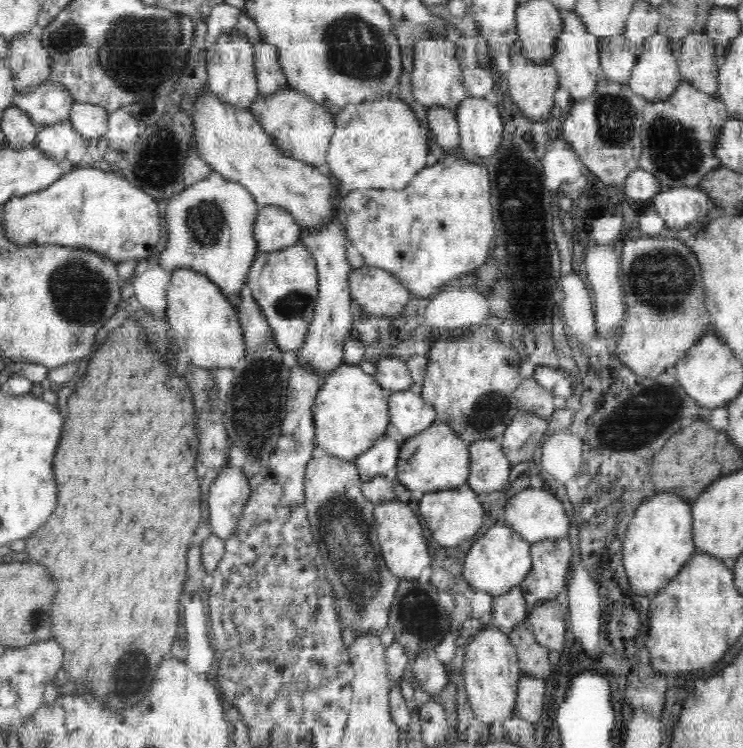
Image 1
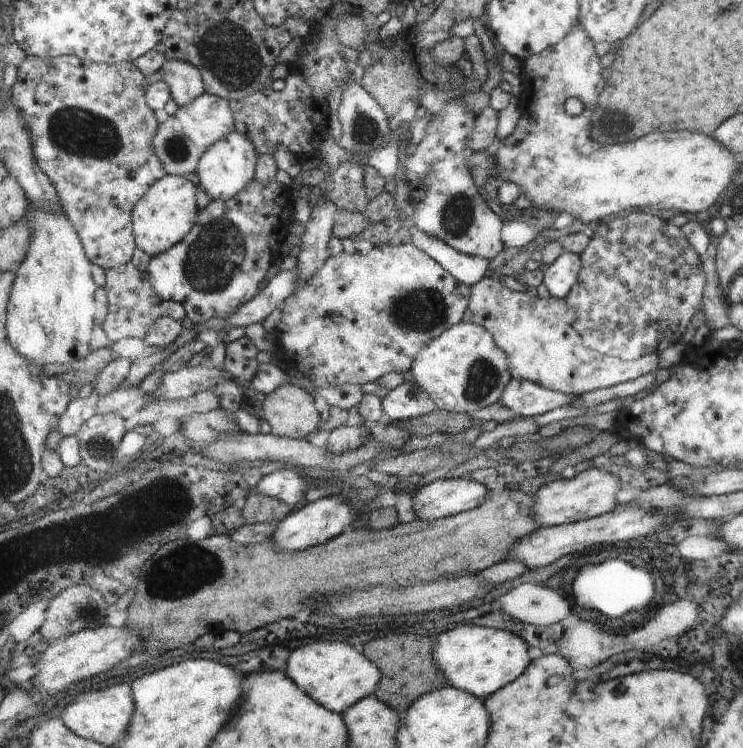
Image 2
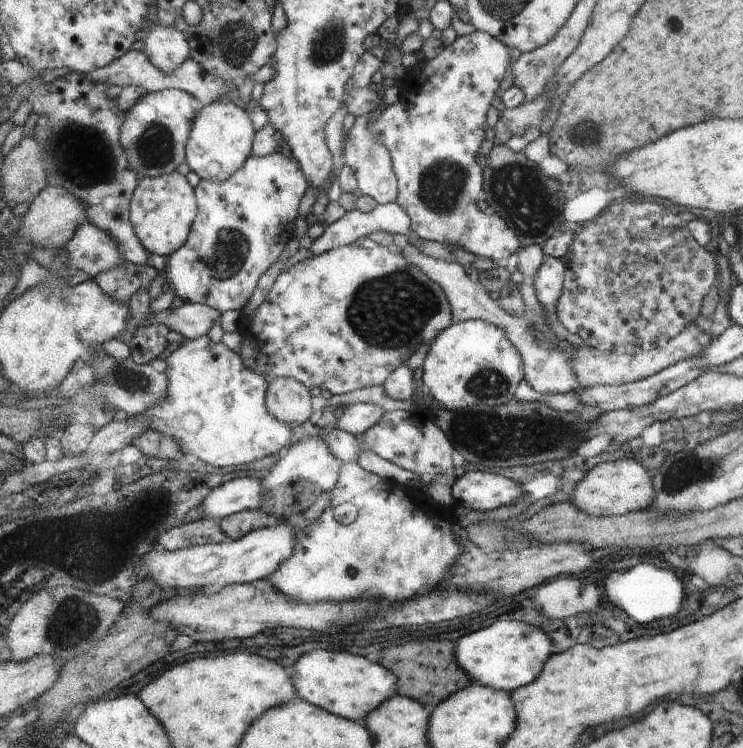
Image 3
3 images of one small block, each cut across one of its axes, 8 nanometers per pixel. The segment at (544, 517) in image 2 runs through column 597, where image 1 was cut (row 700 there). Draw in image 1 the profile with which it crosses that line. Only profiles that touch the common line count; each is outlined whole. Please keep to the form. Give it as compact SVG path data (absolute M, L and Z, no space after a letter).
M484 626L476 636L467 642L461 672L465 682L467 699L473 715L482 727L485 722L506 722L515 715L518 682L521 679L517 651L510 642L509 635L495 626Z

